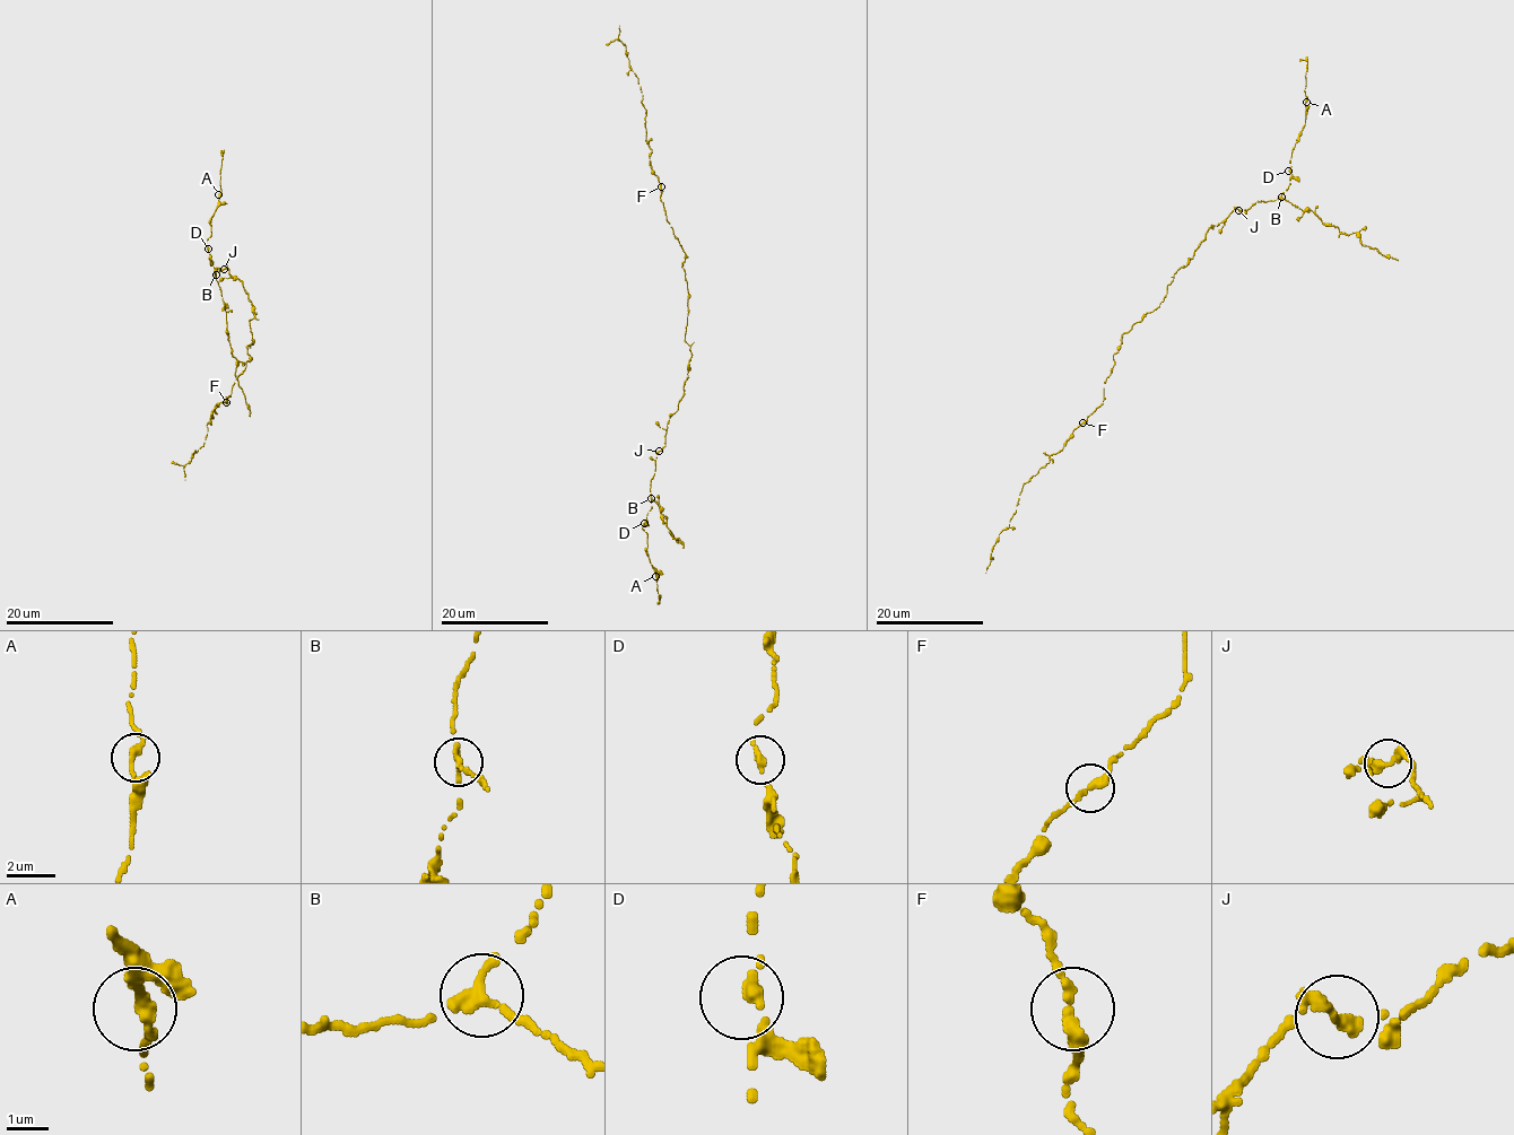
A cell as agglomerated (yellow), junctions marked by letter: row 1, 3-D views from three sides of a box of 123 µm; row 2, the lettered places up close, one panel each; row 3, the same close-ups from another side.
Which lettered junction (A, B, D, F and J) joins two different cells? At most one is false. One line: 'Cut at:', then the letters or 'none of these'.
Cut at: B

